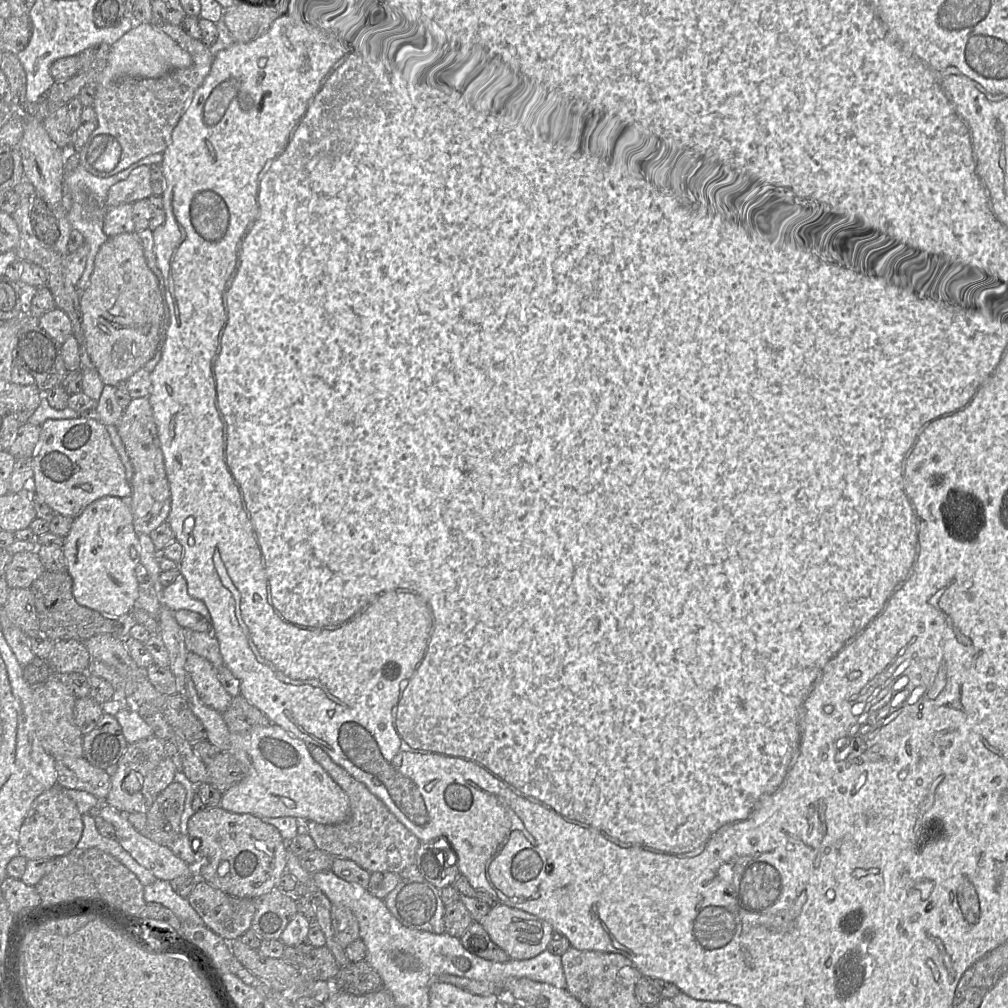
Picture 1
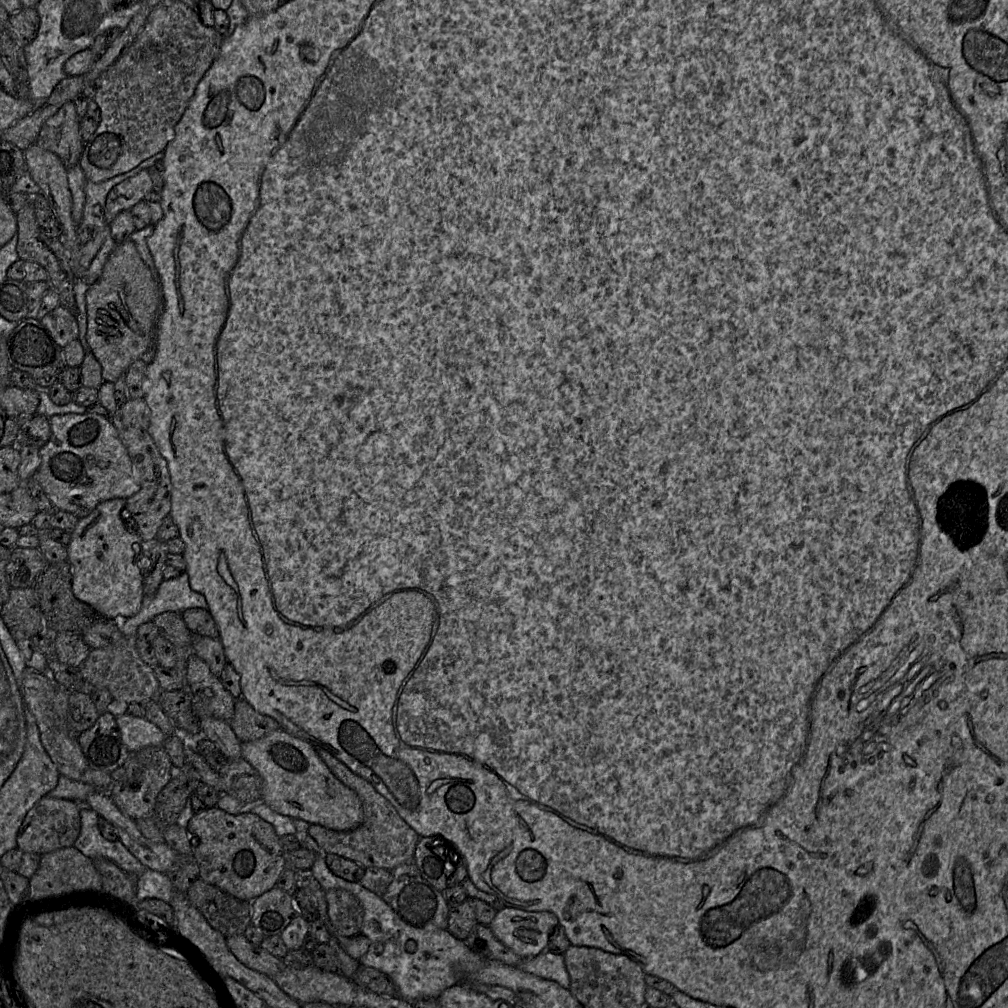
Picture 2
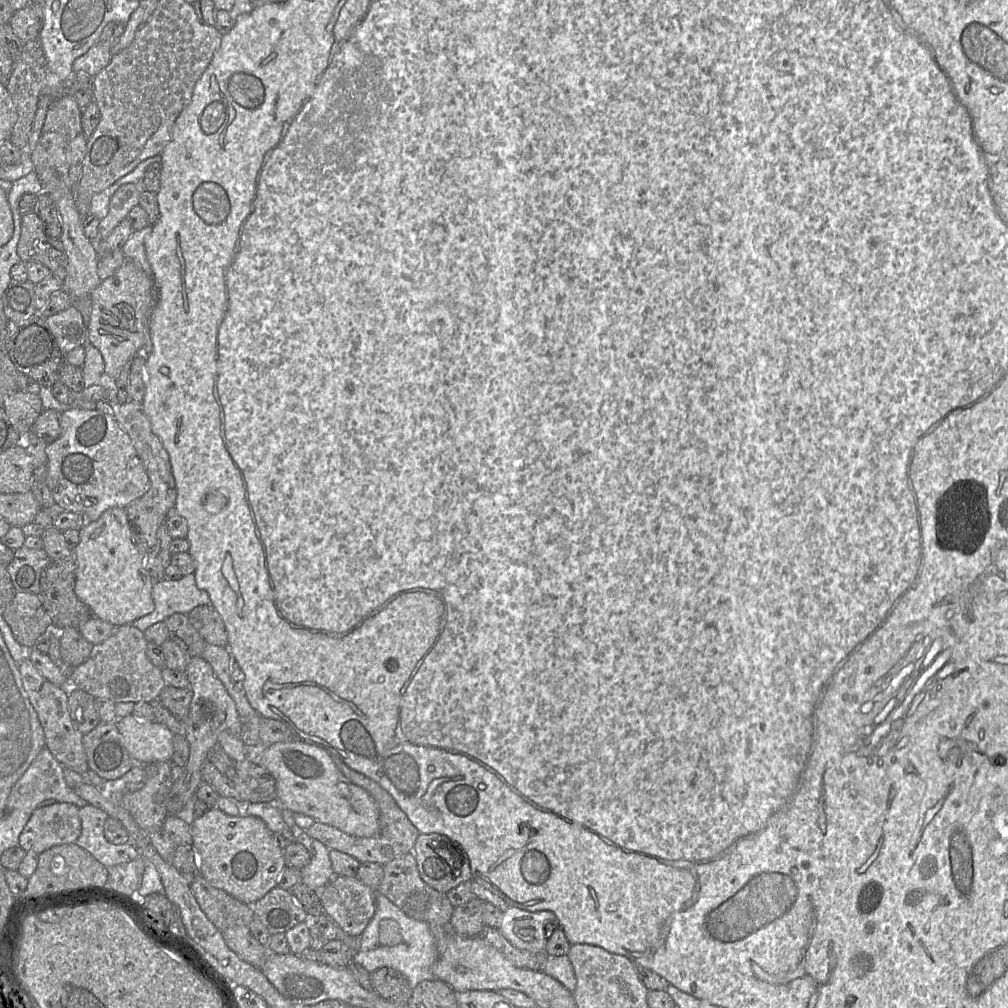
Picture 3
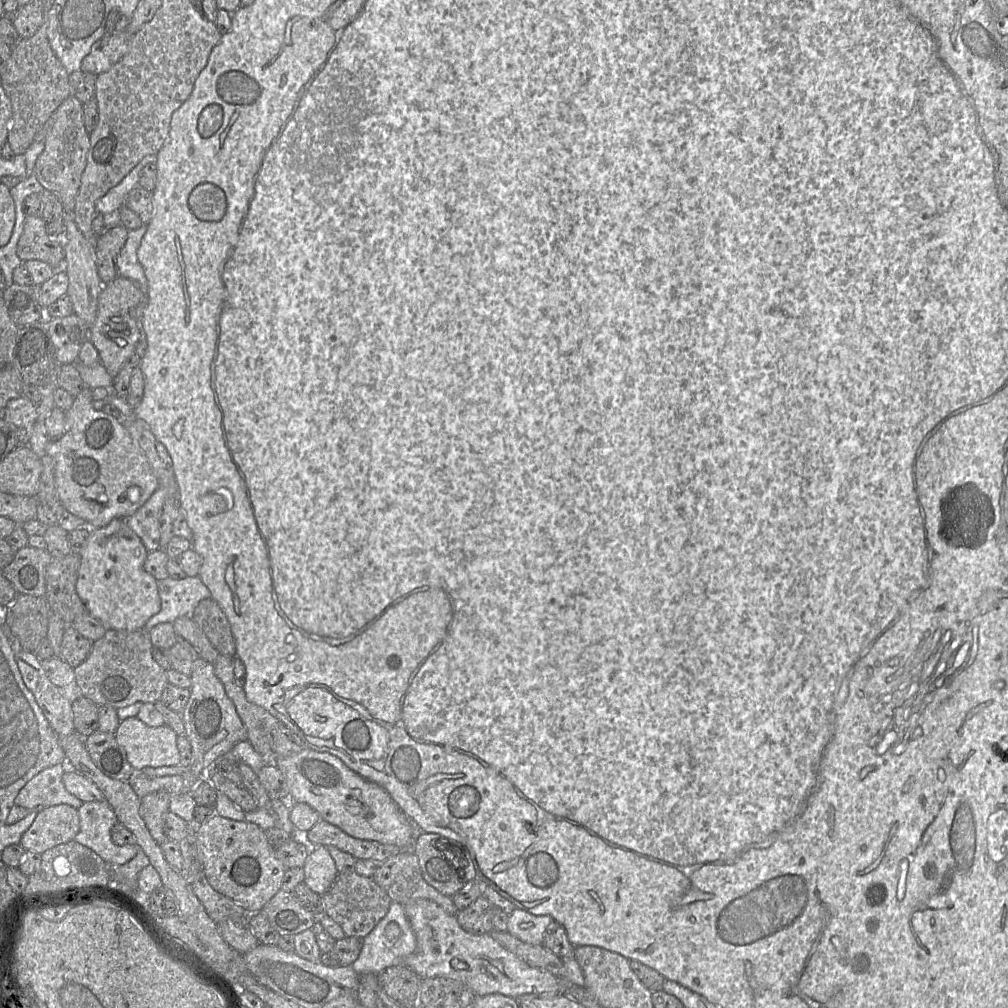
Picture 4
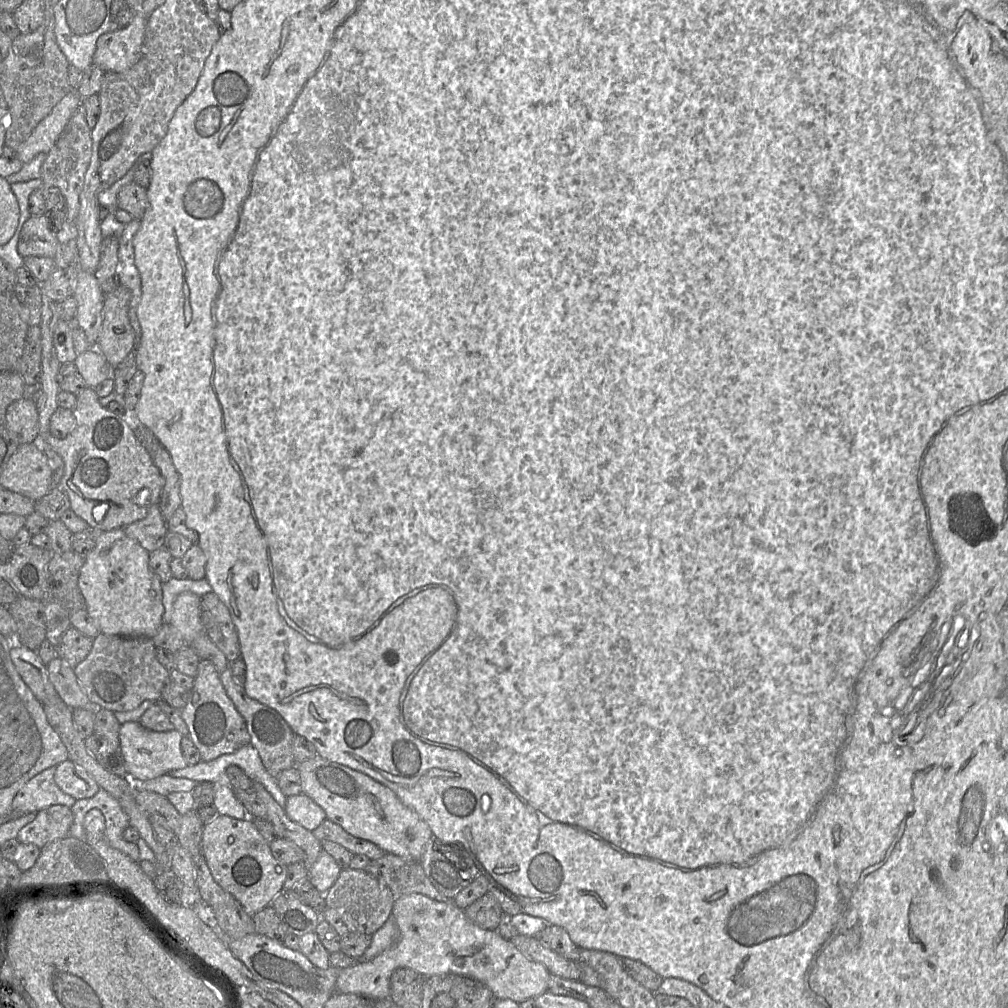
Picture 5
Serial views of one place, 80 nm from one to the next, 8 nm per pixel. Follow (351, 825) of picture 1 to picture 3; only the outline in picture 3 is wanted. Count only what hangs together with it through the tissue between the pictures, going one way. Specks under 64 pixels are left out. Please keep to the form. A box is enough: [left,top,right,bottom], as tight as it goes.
[305,757,420,865]

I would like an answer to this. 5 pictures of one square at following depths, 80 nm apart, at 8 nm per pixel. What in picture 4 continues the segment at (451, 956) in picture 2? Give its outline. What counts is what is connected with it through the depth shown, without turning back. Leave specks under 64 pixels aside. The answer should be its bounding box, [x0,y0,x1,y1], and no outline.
[352,901,416,976]

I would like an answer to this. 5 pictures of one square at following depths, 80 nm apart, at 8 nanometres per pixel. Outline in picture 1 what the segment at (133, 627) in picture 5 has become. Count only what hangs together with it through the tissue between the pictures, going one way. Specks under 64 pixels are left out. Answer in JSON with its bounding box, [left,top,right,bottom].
[62,496,140,617]

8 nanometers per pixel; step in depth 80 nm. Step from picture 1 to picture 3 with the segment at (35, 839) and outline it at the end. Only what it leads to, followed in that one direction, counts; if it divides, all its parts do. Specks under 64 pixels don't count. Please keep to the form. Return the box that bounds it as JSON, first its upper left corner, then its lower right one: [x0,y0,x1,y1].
[19,800,81,854]

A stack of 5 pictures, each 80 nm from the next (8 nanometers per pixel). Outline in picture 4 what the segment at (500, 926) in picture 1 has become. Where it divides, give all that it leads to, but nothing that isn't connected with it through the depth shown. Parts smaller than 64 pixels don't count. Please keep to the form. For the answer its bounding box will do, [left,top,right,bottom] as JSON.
[507,909,555,945]

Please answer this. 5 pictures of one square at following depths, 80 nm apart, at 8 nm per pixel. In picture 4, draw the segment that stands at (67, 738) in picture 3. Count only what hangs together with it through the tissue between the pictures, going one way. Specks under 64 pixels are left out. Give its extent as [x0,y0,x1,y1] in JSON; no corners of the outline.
[15,651,76,735]

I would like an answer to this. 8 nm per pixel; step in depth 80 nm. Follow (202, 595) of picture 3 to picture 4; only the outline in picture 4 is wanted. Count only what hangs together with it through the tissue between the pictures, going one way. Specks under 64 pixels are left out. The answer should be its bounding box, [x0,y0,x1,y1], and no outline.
[143,576,211,631]

